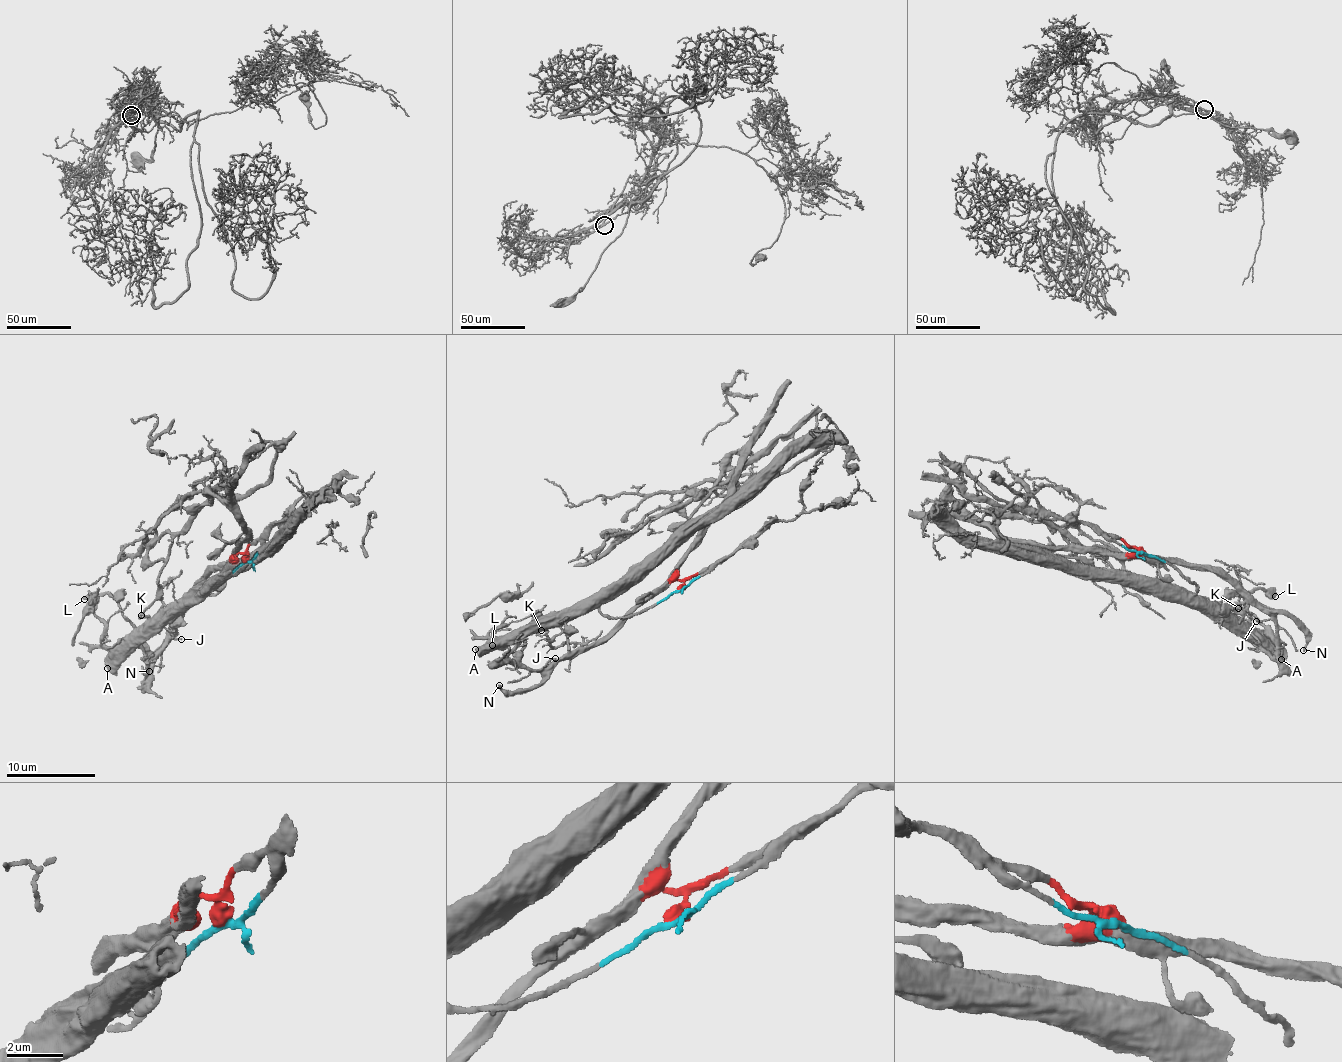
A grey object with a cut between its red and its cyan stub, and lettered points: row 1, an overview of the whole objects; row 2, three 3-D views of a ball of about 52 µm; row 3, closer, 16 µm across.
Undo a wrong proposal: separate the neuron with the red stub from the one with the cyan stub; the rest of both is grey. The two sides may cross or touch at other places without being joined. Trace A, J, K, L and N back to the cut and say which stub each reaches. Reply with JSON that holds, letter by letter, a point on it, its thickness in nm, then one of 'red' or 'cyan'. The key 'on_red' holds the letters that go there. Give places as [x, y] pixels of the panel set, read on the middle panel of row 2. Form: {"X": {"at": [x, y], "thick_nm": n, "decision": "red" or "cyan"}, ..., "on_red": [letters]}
{"A": {"at": [475, 649], "thick_nm": 550, "decision": "cyan"}, "J": {"at": [555, 658], "thick_nm": 140, "decision": "red"}, "K": {"at": [541, 630], "thick_nm": 160, "decision": "cyan"}, "L": {"at": [492, 645], "thick_nm": 400, "decision": "red"}, "N": {"at": [499, 685], "thick_nm": 120, "decision": "red"}, "on_red": ["J", "L", "N"]}

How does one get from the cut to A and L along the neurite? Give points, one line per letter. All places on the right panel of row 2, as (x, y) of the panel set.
A: (1143, 553), (1162, 560), (1198, 586), (1194, 597), (1250, 628), (1282, 660)
L: (1143, 553), (1135, 547), (1208, 566), (1271, 617), (1274, 637), (1248, 612), (1244, 597), (1260, 588), (1275, 597)

